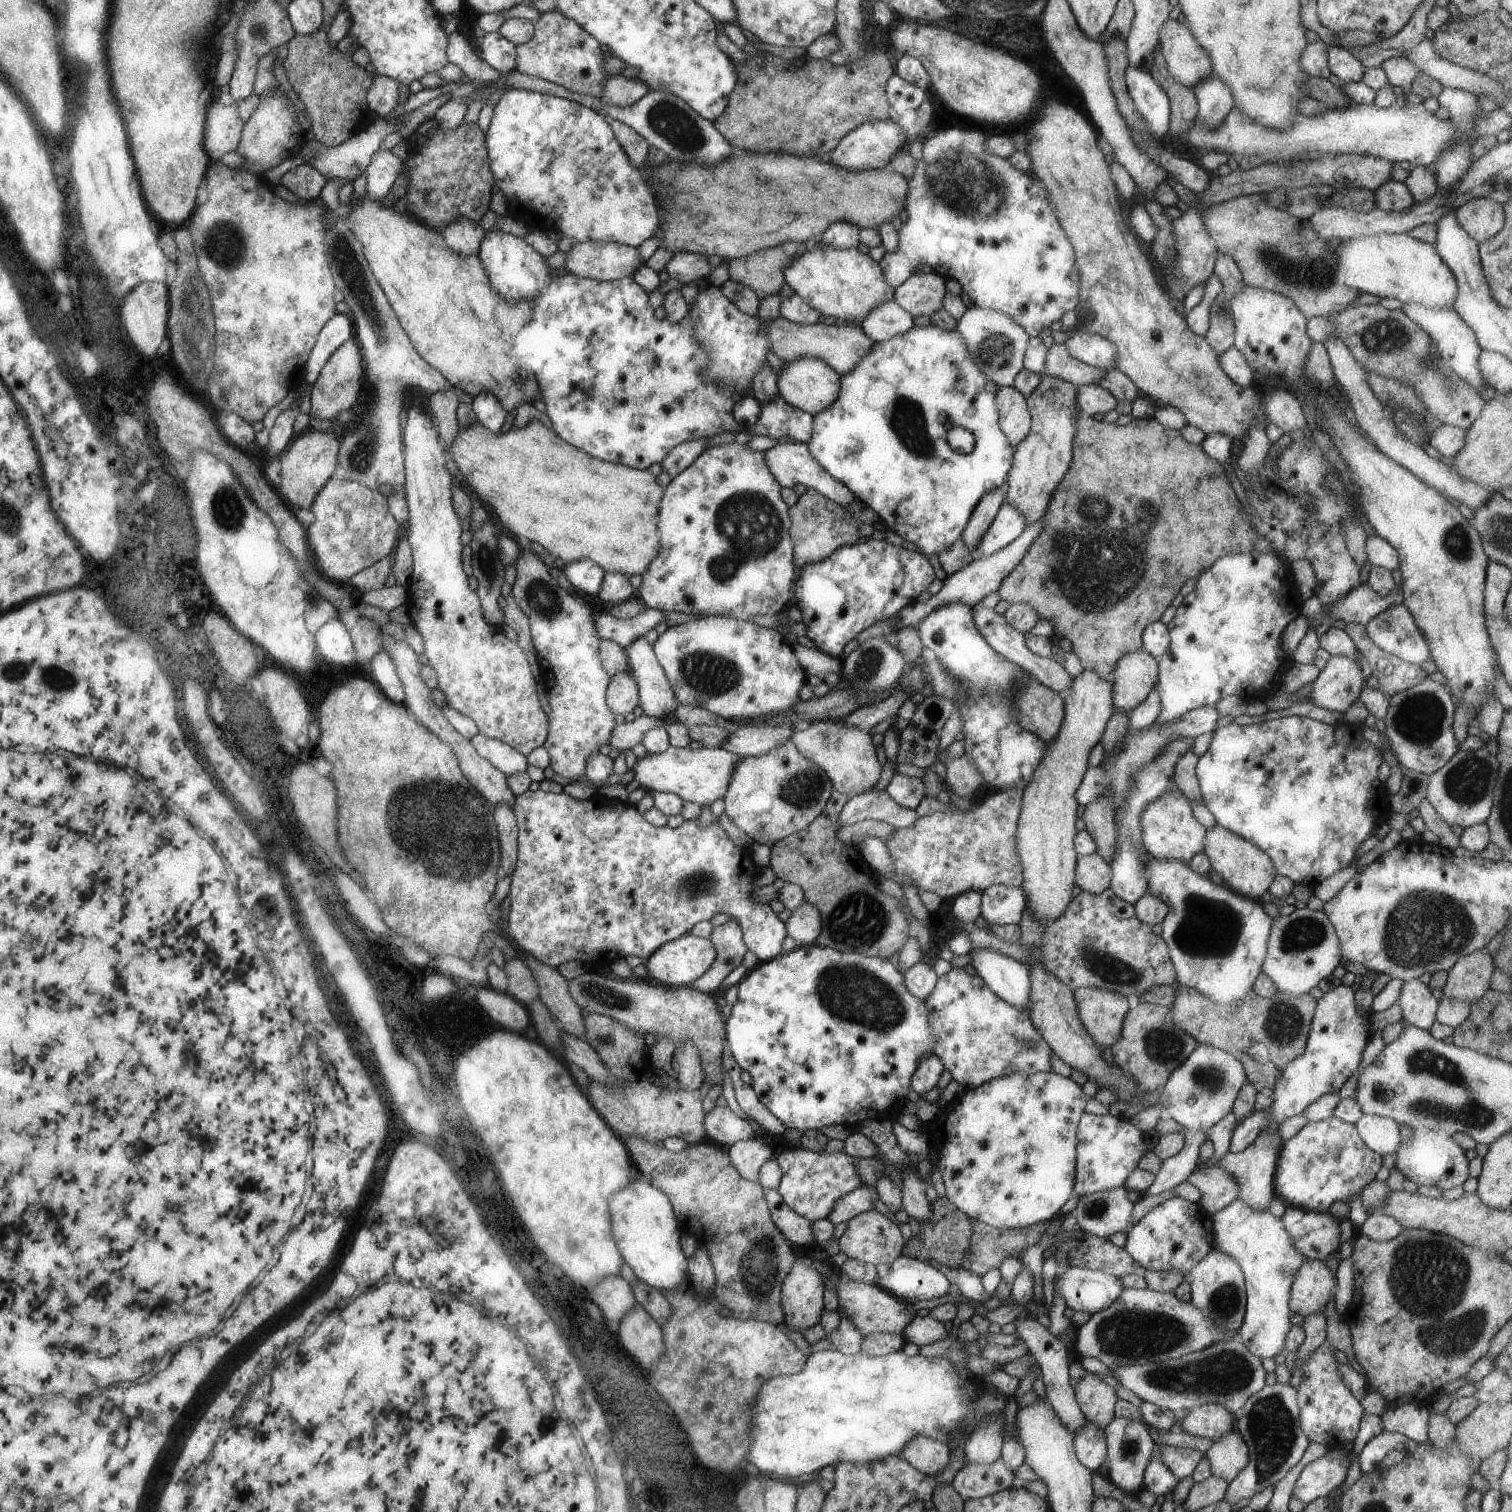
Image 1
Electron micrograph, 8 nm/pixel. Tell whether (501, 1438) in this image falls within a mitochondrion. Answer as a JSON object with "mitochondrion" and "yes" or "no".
{"mitochondrion":"no"}

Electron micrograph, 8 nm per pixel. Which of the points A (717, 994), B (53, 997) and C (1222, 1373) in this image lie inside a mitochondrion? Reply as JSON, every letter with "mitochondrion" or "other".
{"A":"other","B":"other","C":"mitochondrion"}

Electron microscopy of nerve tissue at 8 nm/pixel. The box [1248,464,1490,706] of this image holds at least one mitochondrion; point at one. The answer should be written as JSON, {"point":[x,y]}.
{"point":[1457,541]}

